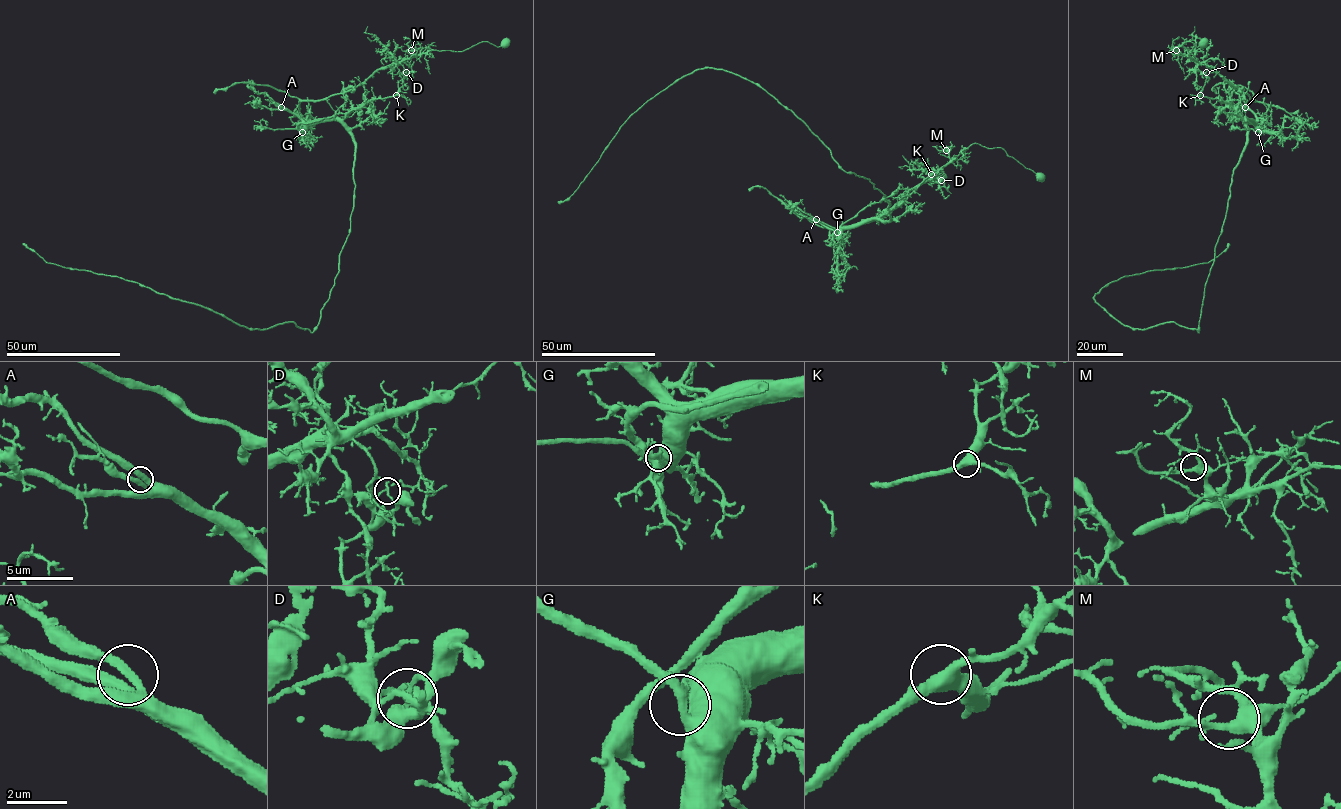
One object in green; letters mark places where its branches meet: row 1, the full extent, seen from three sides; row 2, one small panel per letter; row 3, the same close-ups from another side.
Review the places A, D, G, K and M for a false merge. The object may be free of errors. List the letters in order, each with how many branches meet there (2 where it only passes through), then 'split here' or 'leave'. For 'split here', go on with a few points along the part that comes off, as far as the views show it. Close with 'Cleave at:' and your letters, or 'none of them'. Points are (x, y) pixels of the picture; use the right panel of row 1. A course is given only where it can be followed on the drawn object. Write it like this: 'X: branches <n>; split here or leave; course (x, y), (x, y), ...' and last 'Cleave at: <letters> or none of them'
A: branches 2; leave
D: branches 2; split here; course (1206, 72), (1198, 64), (1214, 68), (1254, 99), (1250, 91), (1228, 83), (1214, 86), (1217, 93)
G: branches 2; leave
K: branches 3; leave
M: branches 3; leave
Cleave at: D

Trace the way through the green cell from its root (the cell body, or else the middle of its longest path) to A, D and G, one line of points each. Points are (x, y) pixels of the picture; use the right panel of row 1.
A: (1202, 41), (1169, 50), (1214, 68), (1243, 94), (1245, 115), (1254, 122), (1256, 116), (1245, 107)
D: (1202, 41), (1198, 46), (1186, 42), (1174, 51), (1169, 50), (1193, 58), (1197, 68), (1206, 72)
G: (1202, 41), (1198, 46), (1186, 42), (1174, 51), (1169, 50), (1214, 68), (1243, 93), (1245, 115), (1258, 132)

